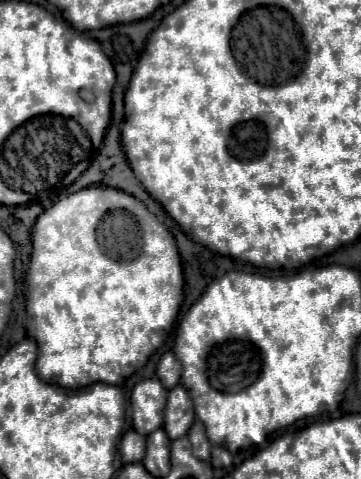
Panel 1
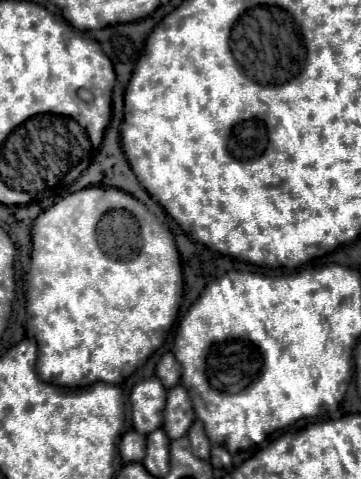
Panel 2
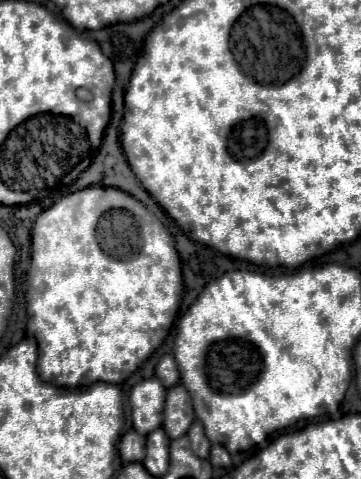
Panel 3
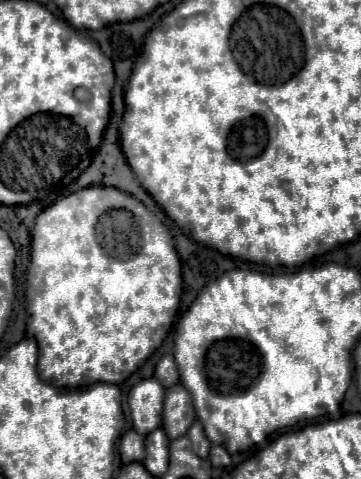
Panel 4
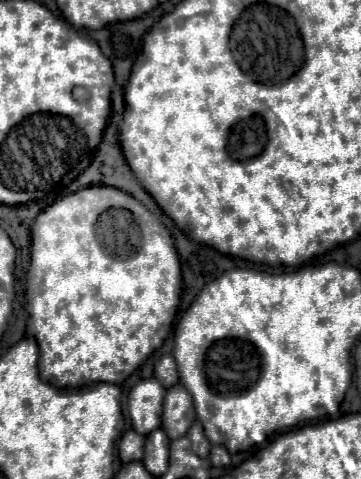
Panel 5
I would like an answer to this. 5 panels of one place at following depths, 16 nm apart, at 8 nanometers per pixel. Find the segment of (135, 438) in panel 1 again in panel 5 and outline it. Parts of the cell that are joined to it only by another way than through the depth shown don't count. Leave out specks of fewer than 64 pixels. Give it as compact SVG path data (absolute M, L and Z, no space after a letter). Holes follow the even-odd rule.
M128 430L122 438L120 438L120 460L122 462L134 462L134 460L142 460L144 456L144 436L140 436L134 430Z

